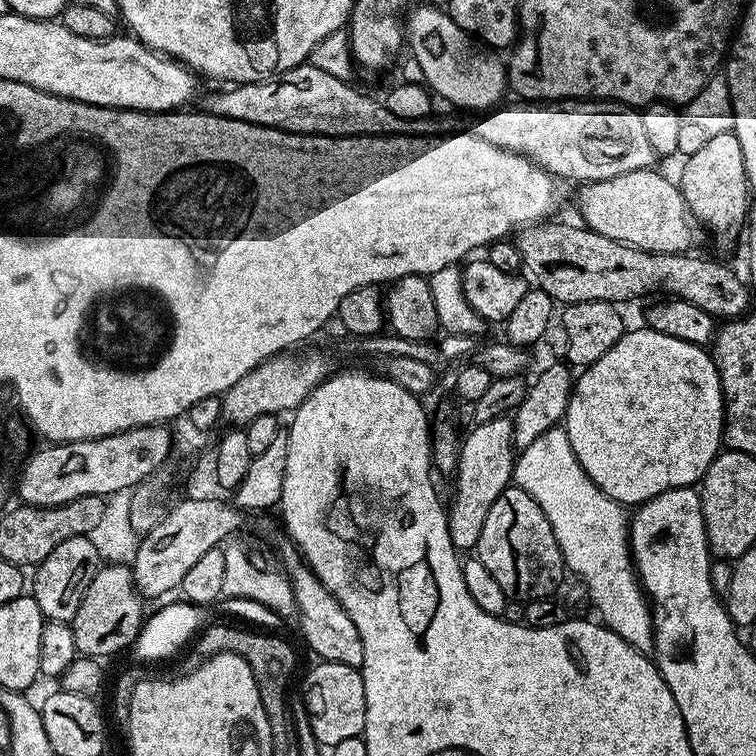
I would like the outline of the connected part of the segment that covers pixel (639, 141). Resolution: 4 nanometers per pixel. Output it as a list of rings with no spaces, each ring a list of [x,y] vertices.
[[[591,98],[516,103],[520,104],[512,104],[509,108],[497,106],[477,115],[480,117],[470,127],[471,134],[490,146],[533,160],[553,177],[580,180],[584,184],[653,167],[654,153],[646,138],[640,112],[627,104]]]

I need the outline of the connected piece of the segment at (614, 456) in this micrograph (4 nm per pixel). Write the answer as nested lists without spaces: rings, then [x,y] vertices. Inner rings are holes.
[[[637,326],[625,331],[624,337],[618,342],[614,342],[614,346],[610,346],[610,350],[606,350],[606,354],[602,354],[602,358],[598,358],[598,362],[583,369],[575,377],[562,427],[570,438],[570,446],[574,446],[574,458],[578,458],[582,470],[586,470],[586,474],[590,474],[592,481],[609,498],[617,500],[622,505],[639,506],[666,490],[699,485],[700,481],[704,479],[706,470],[714,462],[714,458],[720,455],[724,438],[724,395],[716,363],[713,362],[707,347],[682,342],[682,338],[670,338],[670,334],[656,332],[647,326]]]

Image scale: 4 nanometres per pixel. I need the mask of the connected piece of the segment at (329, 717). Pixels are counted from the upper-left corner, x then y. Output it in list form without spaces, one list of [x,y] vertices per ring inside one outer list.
[[[329,660],[316,662],[304,680],[302,695],[314,738],[325,749],[331,750],[338,746],[338,742],[363,733],[366,726],[366,690],[361,669]]]

